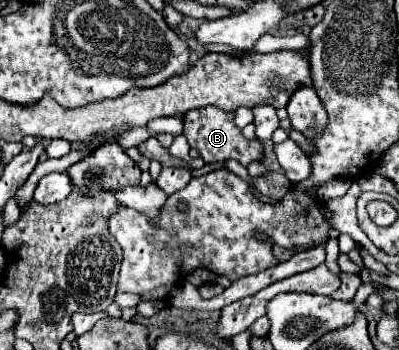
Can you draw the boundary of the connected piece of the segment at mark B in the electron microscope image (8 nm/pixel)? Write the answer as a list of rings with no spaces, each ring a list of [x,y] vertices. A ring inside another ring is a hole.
[[[202,107],[202,109],[188,111],[184,115],[184,135],[190,143],[190,147],[200,151],[200,155],[206,163],[234,159],[240,165],[248,167],[252,161],[262,161],[264,159],[262,143],[258,139],[246,139],[242,135],[242,129],[238,129],[234,125],[234,115],[228,113],[228,111],[222,111],[218,107]]]

